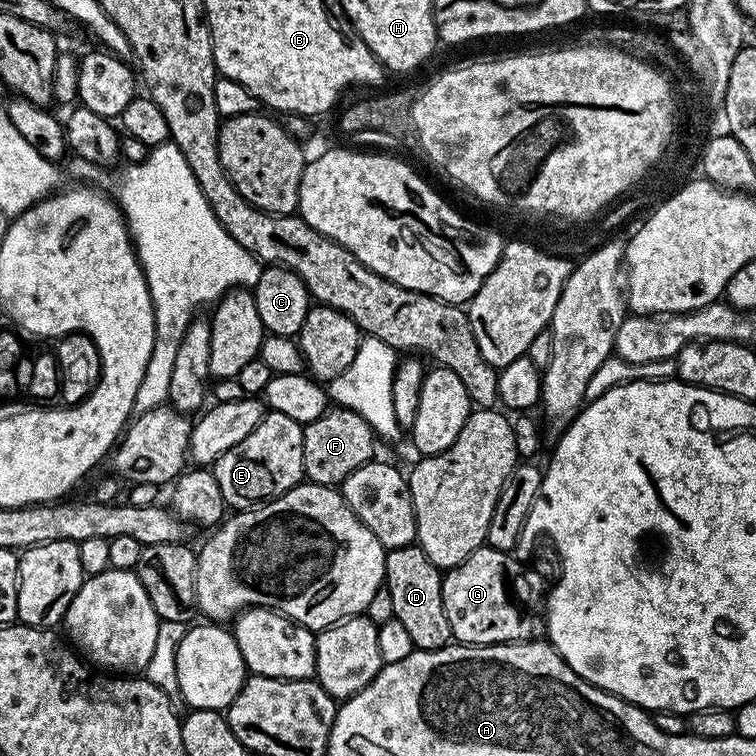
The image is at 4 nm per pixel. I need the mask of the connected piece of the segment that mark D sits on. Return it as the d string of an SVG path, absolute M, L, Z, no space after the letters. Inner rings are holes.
M413 542L391 549L384 557L384 578L390 602L394 602L394 619L402 622L403 628L409 632L413 649L436 652L453 643L450 622L446 618L446 606L442 602L444 577L441 569L436 568L430 558L426 558L419 544Z

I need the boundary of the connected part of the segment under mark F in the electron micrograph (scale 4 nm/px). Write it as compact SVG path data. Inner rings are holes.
M332 406L321 416L304 425L304 474L313 484L338 486L358 466L373 459L377 437L358 413Z

